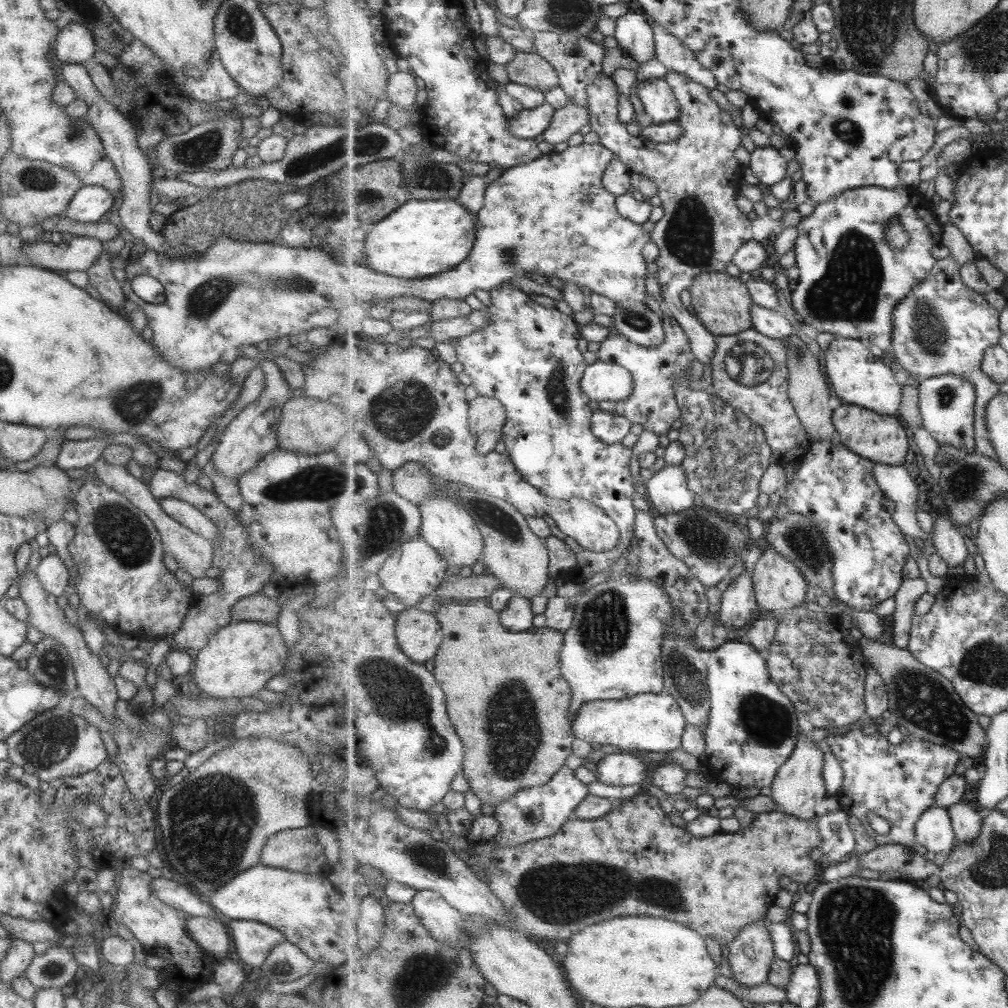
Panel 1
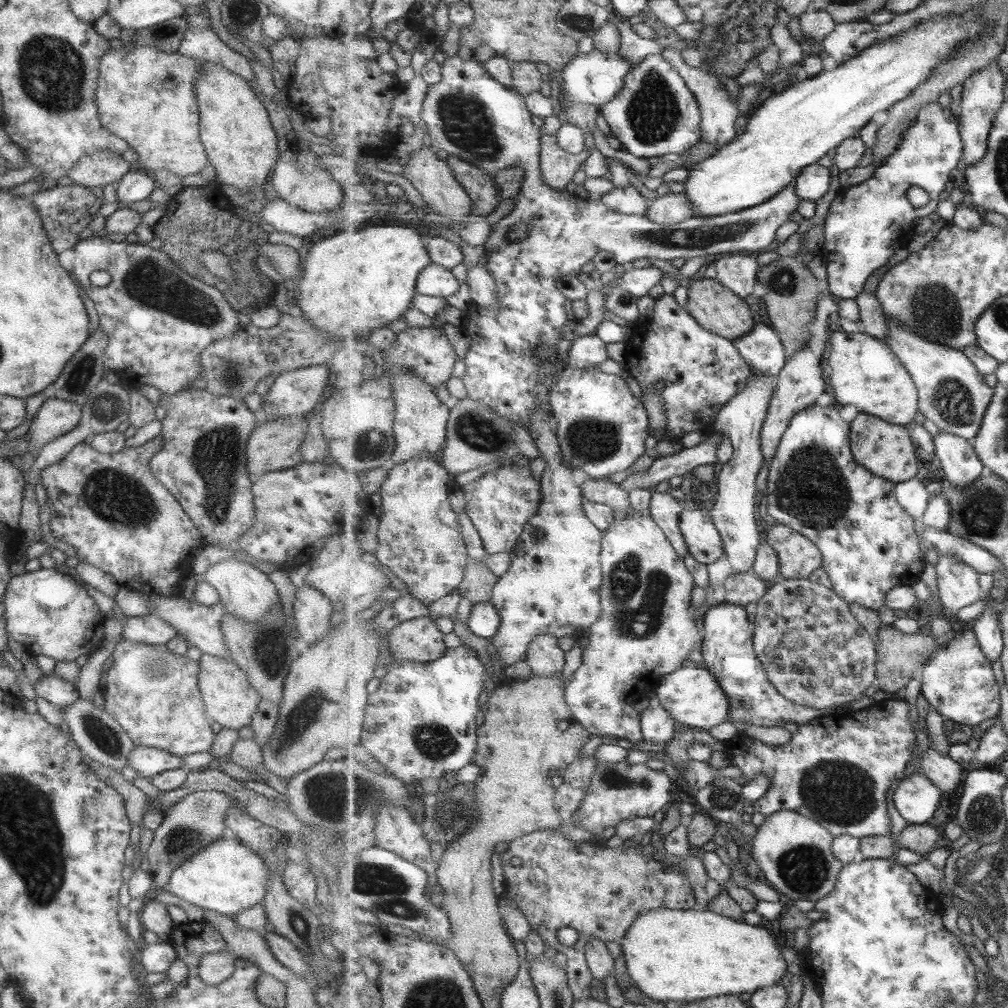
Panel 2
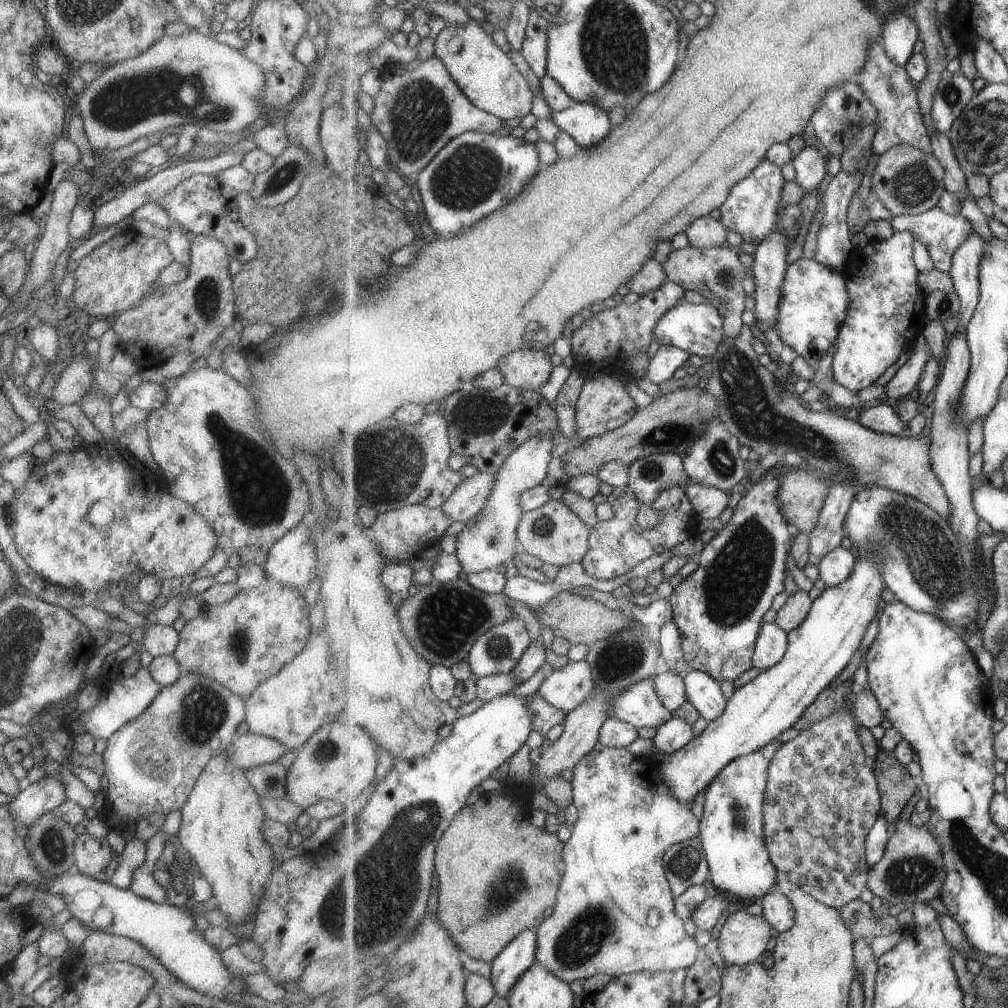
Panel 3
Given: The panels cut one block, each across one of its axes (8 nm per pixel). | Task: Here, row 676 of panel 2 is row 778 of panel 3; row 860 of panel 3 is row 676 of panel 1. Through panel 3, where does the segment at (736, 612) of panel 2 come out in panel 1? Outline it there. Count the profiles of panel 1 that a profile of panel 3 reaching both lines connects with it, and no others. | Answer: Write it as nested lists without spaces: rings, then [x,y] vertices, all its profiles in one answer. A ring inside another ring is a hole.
[[[742,638],[728,639],[710,652],[706,661],[711,712],[704,734],[704,762],[723,762],[714,777],[729,786],[771,787],[801,736],[796,706],[772,679],[764,656]]]

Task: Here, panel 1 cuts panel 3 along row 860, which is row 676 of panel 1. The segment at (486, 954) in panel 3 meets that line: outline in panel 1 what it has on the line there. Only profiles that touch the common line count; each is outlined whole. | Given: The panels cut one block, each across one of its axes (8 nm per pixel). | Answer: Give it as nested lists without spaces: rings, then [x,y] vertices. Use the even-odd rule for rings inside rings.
[[[489,599],[446,602],[441,605],[436,618],[440,620],[444,633],[444,641],[437,657],[434,659],[434,674],[440,682],[442,689],[446,692],[451,723],[456,727],[456,732],[464,742],[466,755],[463,772],[470,784],[471,791],[477,794],[482,803],[498,806],[498,803],[508,801],[509,798],[520,790],[530,786],[543,786],[547,784],[559,772],[559,769],[562,769],[566,765],[568,758],[572,756],[573,742],[577,739],[577,736],[573,733],[573,722],[569,718],[573,698],[572,686],[564,677],[560,664],[560,654],[563,646],[565,646],[564,634],[559,630],[547,627],[534,628],[530,631],[519,633],[508,631],[504,624],[501,623],[500,614],[490,606]]]

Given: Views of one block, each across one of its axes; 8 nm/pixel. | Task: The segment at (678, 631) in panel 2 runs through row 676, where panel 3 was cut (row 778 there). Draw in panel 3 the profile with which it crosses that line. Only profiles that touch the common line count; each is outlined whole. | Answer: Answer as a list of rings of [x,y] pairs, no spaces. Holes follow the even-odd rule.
[[[604,747],[602,751],[592,750],[591,753],[586,754],[580,761],[579,764],[573,769],[572,783],[574,786],[574,804],[573,806],[580,812],[579,820],[574,824],[571,832],[570,839],[566,842],[564,848],[564,861],[566,864],[565,874],[563,880],[561,881],[560,892],[558,894],[557,904],[553,907],[554,910],[552,915],[548,916],[538,928],[538,953],[536,956],[536,962],[544,966],[548,971],[556,974],[559,978],[562,978],[565,982],[575,982],[575,980],[580,980],[581,982],[586,978],[591,978],[595,974],[609,974],[612,978],[616,976],[621,976],[625,973],[634,973],[637,971],[649,971],[649,972],[659,972],[659,971],[672,971],[677,969],[686,968],[688,969],[698,958],[703,956],[703,950],[698,945],[695,938],[691,938],[685,930],[685,921],[676,913],[676,896],[673,892],[671,883],[668,881],[668,869],[664,862],[664,858],[668,852],[668,848],[677,844],[678,842],[689,840],[700,836],[700,819],[691,812],[691,803],[684,803],[683,801],[677,800],[677,797],[672,793],[670,786],[665,782],[664,776],[660,773],[660,762],[656,762],[653,758],[647,755],[635,756],[631,754],[629,750],[625,748],[615,748],[615,747]]]

